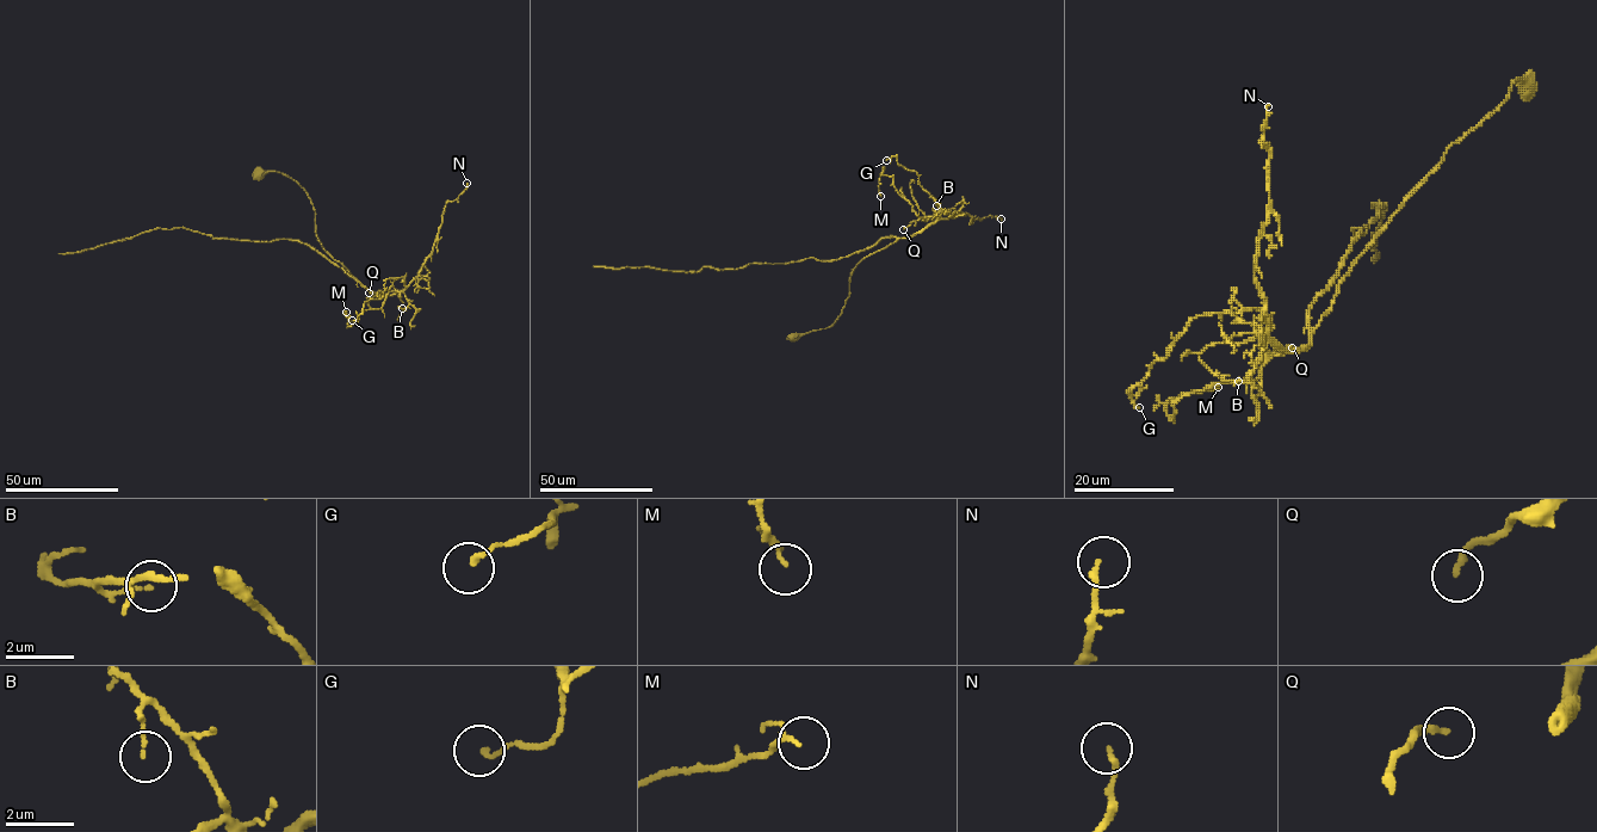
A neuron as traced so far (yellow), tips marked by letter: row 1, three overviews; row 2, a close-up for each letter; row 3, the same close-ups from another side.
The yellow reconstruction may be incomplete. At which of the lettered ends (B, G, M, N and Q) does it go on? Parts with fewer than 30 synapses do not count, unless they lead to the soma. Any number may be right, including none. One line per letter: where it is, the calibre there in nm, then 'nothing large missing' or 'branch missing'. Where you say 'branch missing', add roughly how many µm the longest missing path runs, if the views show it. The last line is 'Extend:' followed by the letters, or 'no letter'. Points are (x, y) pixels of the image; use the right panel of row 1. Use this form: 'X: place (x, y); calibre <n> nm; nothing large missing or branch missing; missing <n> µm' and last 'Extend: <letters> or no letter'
B: place (1238, 381); calibre 100 nm; nothing large missing
G: place (1139, 407); calibre 140 nm; nothing large missing
M: place (1218, 387); calibre 100 nm; nothing large missing
N: place (1268, 106); calibre 150 nm; nothing large missing
Q: place (1292, 347); calibre 200 nm; nothing large missing
Extend: no letter

